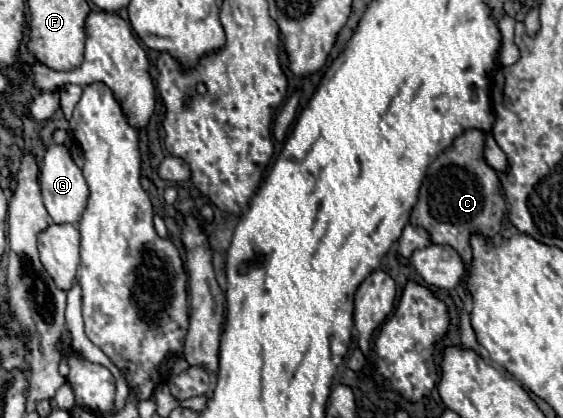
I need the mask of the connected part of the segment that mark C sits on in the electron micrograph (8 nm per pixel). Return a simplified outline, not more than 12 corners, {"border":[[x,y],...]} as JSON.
{"border":[[468,129],[428,167],[410,223],[470,265],[470,235],[506,213],[485,134]]}

